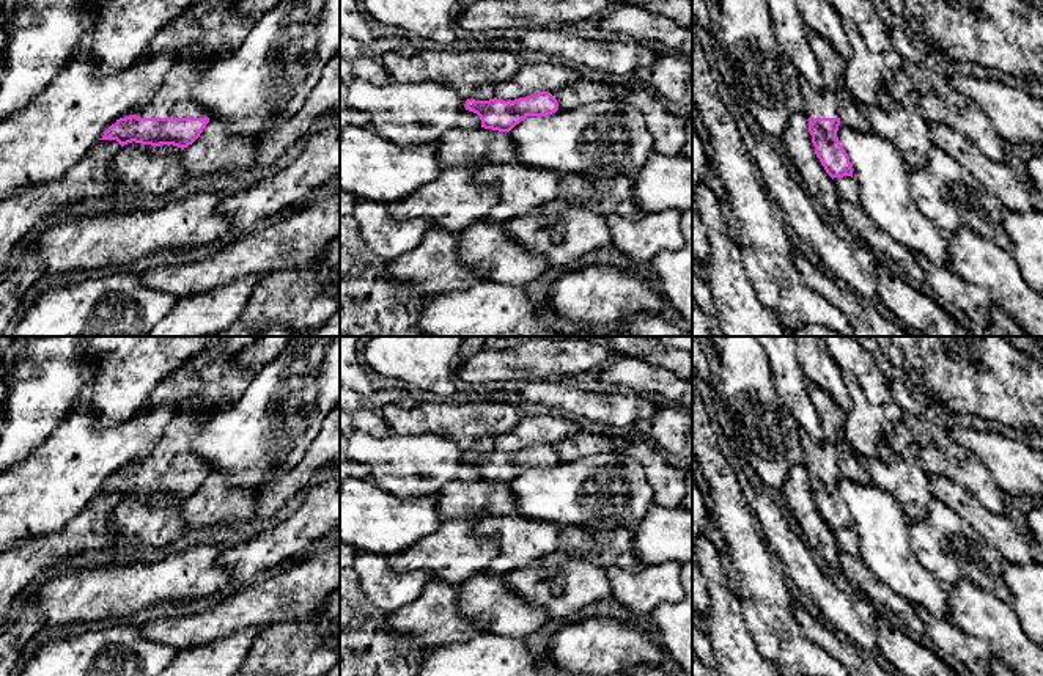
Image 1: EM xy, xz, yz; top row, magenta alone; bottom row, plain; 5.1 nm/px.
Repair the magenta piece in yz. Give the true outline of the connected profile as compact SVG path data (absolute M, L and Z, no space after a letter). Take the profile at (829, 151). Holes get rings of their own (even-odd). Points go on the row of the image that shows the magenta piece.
M809 86L802 88L802 99L815 154L826 173L832 179L853 176L850 157L837 137L840 126L837 94L829 90L816 93Z

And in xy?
M190 49L170 69L153 99L137 113L116 119L99 140L116 140L121 146L142 143L192 145L206 124L208 115L192 101L192 90L214 64L214 58Z

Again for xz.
M541 91L514 101L489 99L489 101L466 101L466 110L474 112L481 119L481 127L499 132L510 132L527 116L547 116L558 110L557 99Z

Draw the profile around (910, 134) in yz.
M887 88L878 91L875 102L859 104L859 108L873 134L890 141L909 170L925 168L933 146L930 123L906 112Z

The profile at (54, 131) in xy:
M83 47L74 53L53 80L35 94L14 116L0 123L0 203L25 187L60 179L101 138L104 129L126 115L142 110L176 63L173 52L145 52L140 60L118 72L102 72L96 58Z

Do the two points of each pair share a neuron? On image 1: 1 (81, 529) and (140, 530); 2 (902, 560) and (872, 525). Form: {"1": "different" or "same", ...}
{"1": "different", "2": "same"}

